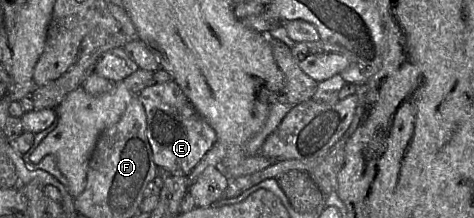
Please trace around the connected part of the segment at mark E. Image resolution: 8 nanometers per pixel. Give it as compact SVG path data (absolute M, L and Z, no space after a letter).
M174 81L154 83L138 93L146 113L146 135L157 166L165 167L172 175L188 176L217 141L216 132L197 112L179 85Z

